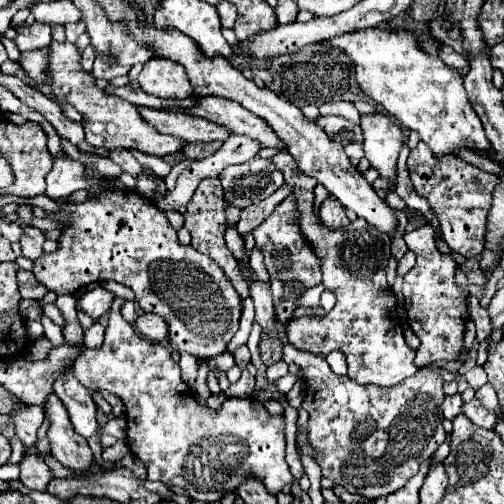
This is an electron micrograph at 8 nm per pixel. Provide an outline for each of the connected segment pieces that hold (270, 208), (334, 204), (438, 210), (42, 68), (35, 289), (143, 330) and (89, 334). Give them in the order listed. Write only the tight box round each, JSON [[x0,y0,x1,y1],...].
[[238,182,294,236],[320,196,350,228],[408,142,498,258],[18,48,46,88],[18,270,46,300],[134,314,168,342],[84,322,104,348]]

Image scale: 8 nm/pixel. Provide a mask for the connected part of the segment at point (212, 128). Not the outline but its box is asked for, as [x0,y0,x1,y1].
[138,108,232,142]

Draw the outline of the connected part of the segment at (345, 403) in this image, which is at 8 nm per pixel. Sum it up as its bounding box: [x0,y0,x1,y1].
[250,274,446,498]

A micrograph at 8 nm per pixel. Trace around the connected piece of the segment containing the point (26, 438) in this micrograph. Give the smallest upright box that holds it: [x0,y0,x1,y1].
[12,404,44,446]

